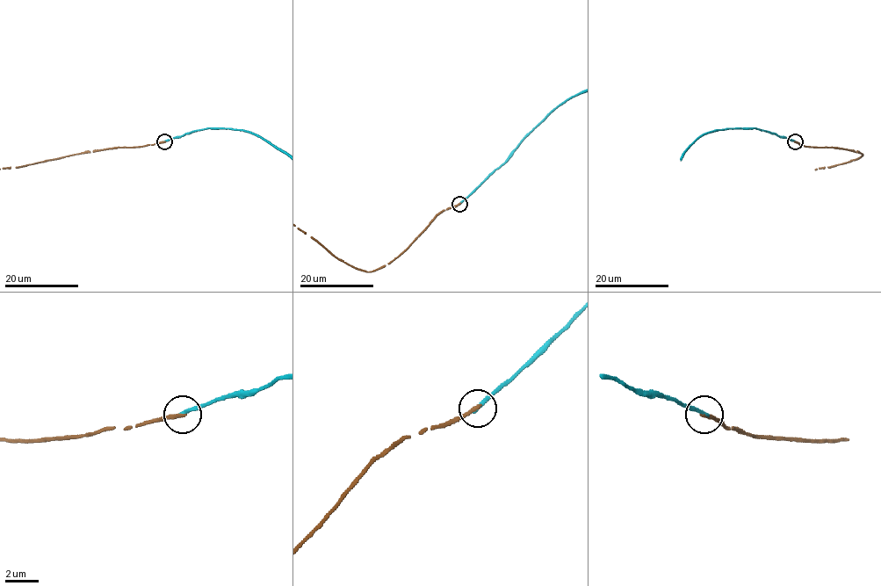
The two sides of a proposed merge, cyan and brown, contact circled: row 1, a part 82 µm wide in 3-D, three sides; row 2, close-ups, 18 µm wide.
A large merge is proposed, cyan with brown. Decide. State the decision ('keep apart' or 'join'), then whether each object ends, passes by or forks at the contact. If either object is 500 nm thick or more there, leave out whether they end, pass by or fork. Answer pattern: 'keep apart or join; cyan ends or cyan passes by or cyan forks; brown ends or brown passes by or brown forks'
keep apart; cyan ends; brown ends

